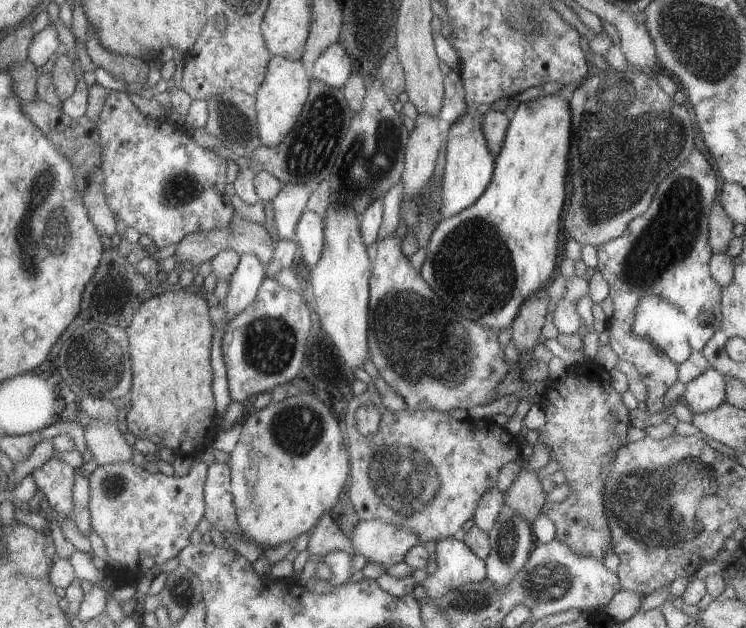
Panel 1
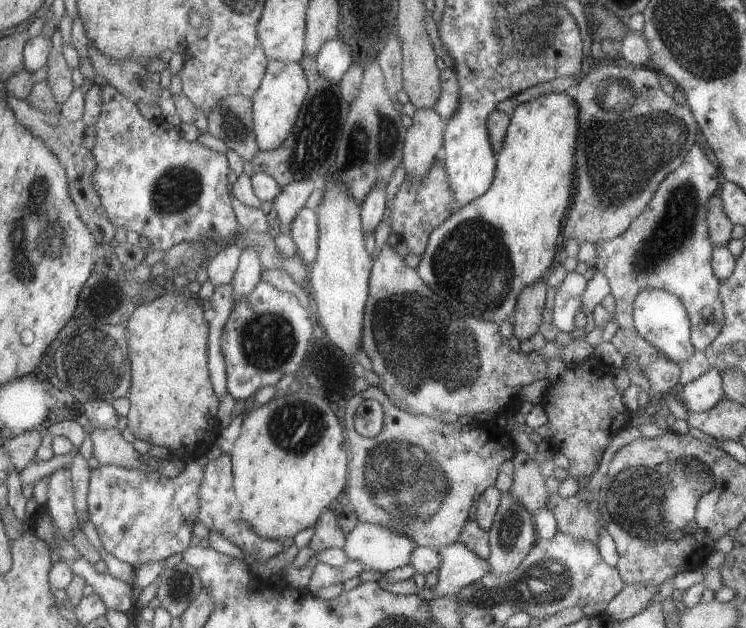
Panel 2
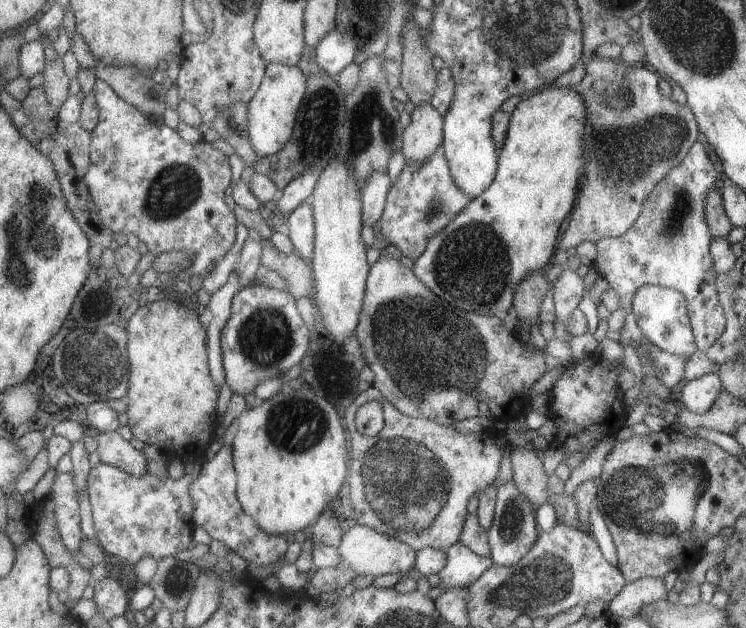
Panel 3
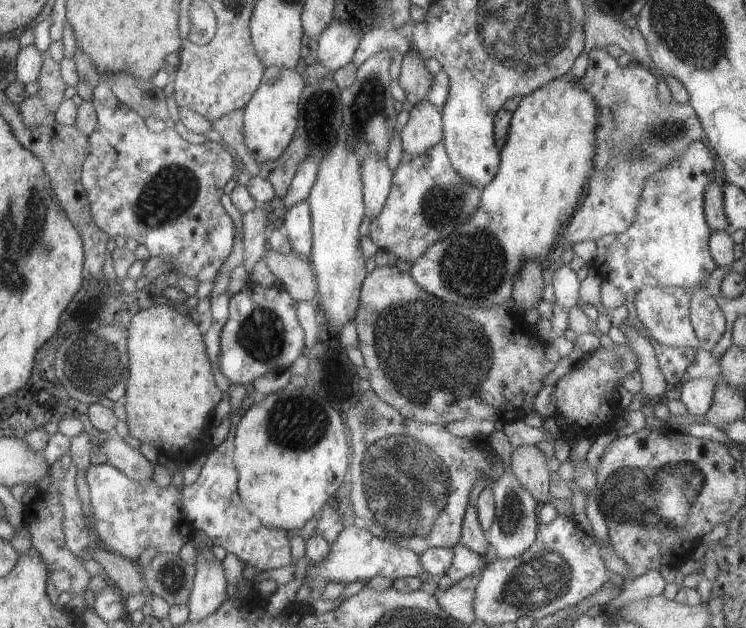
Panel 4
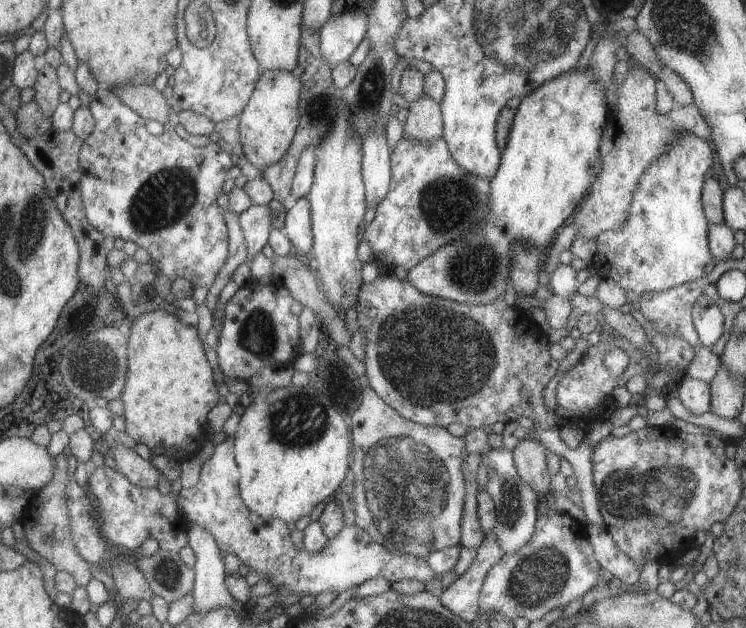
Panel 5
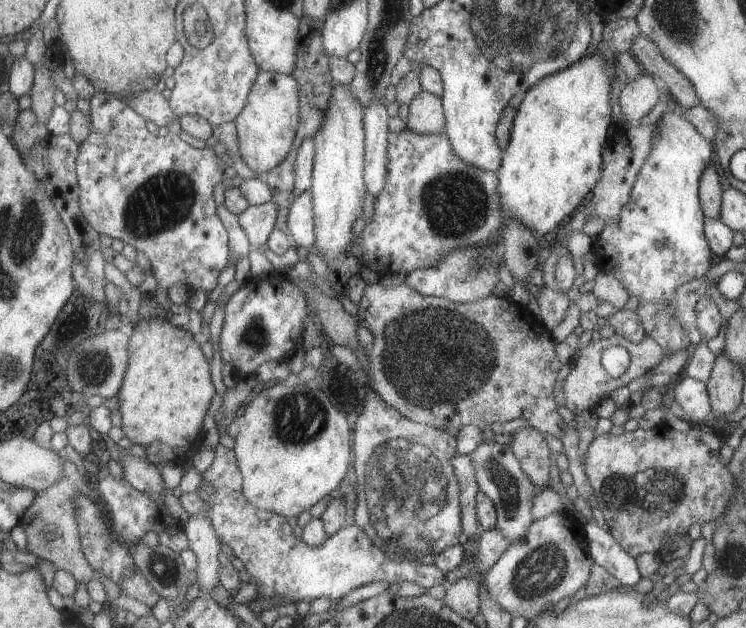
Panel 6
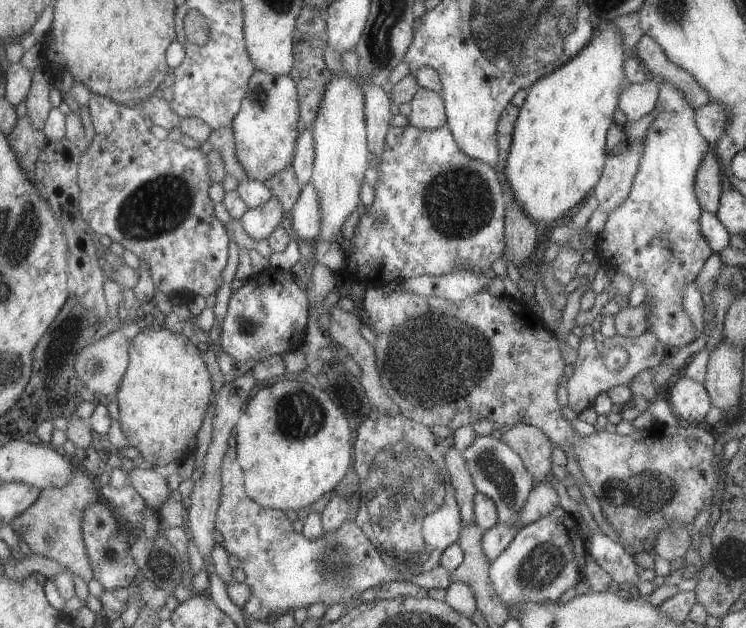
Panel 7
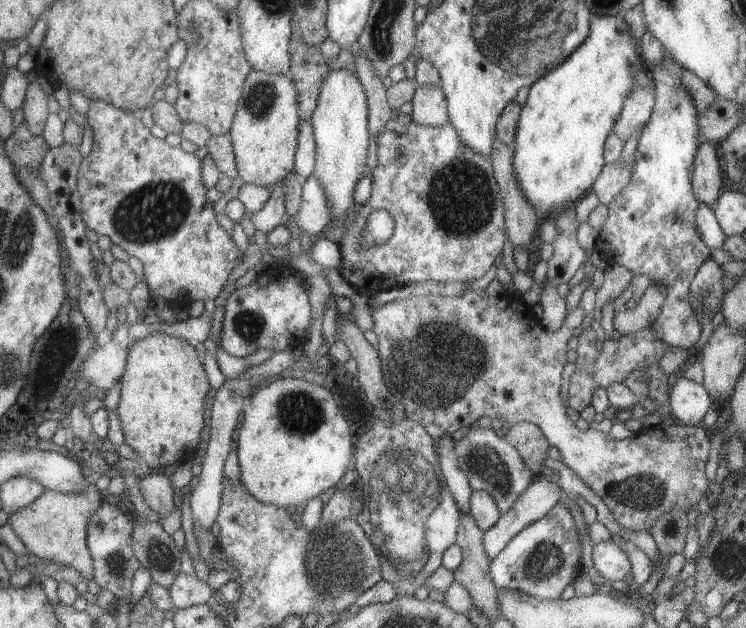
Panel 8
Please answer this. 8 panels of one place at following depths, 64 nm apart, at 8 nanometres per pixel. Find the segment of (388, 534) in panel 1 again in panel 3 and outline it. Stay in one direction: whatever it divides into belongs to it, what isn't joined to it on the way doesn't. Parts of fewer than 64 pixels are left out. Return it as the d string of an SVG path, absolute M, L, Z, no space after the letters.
M353 525L341 535L340 543L336 546L339 555L338 564L331 568L346 567L351 569L355 576L369 574L379 575L405 575L414 568L415 551L407 544L392 539L361 525Z

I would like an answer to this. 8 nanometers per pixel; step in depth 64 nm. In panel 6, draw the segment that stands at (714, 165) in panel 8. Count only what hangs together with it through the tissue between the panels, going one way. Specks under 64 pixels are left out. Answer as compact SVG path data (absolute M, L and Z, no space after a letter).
M709 160L709 164L699 175L698 182L698 199L705 217L719 218L721 197L722 192L717 170L713 167L712 161Z

